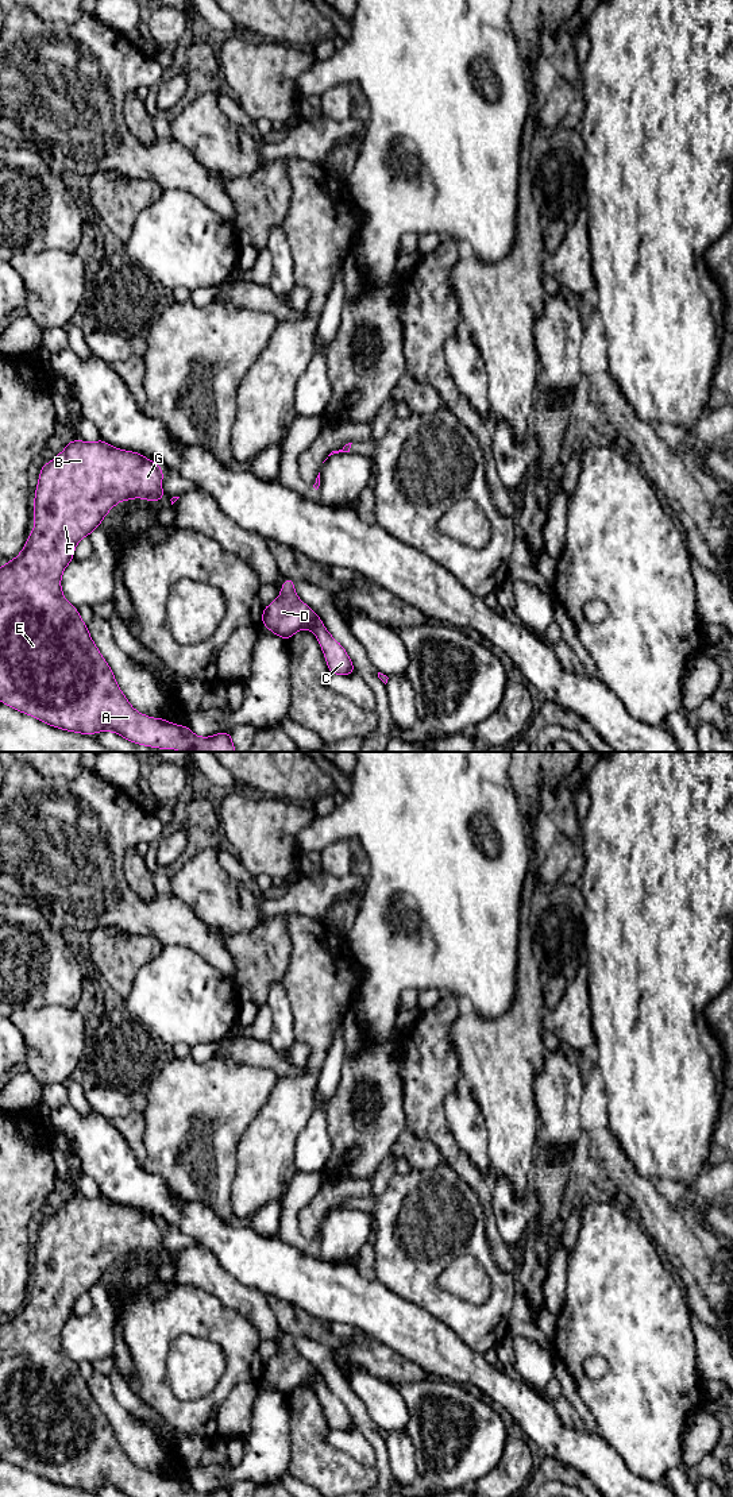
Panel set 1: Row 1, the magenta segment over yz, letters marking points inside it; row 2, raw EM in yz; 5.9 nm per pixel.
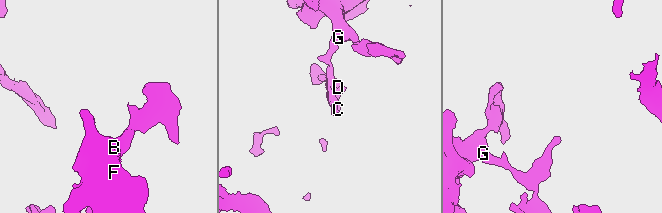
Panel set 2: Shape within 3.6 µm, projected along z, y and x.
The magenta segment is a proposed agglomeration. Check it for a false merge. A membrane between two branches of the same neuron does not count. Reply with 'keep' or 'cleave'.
keep

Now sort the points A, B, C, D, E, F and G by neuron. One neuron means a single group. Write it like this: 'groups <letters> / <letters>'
groups A B C D E F G

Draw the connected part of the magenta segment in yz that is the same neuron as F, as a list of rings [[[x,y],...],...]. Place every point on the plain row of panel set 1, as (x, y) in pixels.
[[[103,1195],[94,1199],[69,1196],[66,1204],[46,1220],[40,1220],[34,1250],[35,1280],[20,1309],[0,1323],[0,1458],[28,1470],[53,1484],[93,1492],[113,1488],[128,1497],[232,1497],[232,1489],[220,1488],[211,1493],[196,1492],[189,1482],[170,1479],[136,1467],[119,1440],[113,1427],[92,1396],[78,1365],[63,1353],[61,1334],[74,1316],[78,1297],[101,1281],[103,1274],[120,1257],[143,1254],[159,1258],[163,1226],[139,1208],[109,1201]]]

